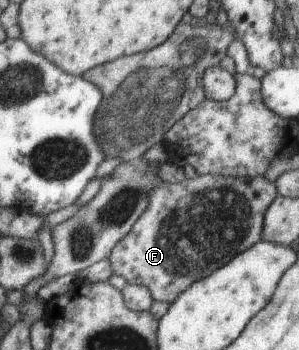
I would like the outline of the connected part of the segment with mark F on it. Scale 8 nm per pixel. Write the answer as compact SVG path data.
M222 174L197 175L194 179L173 184L171 194L167 196L167 184L160 182L149 193L149 204L145 212L137 219L131 230L114 247L110 247L108 259L112 272L125 278L127 284L145 285L155 301L170 305L186 288L195 281L208 277L219 266L233 260L243 250L251 248L262 240L264 216L273 199L278 195L275 182L257 177L226 177Z

